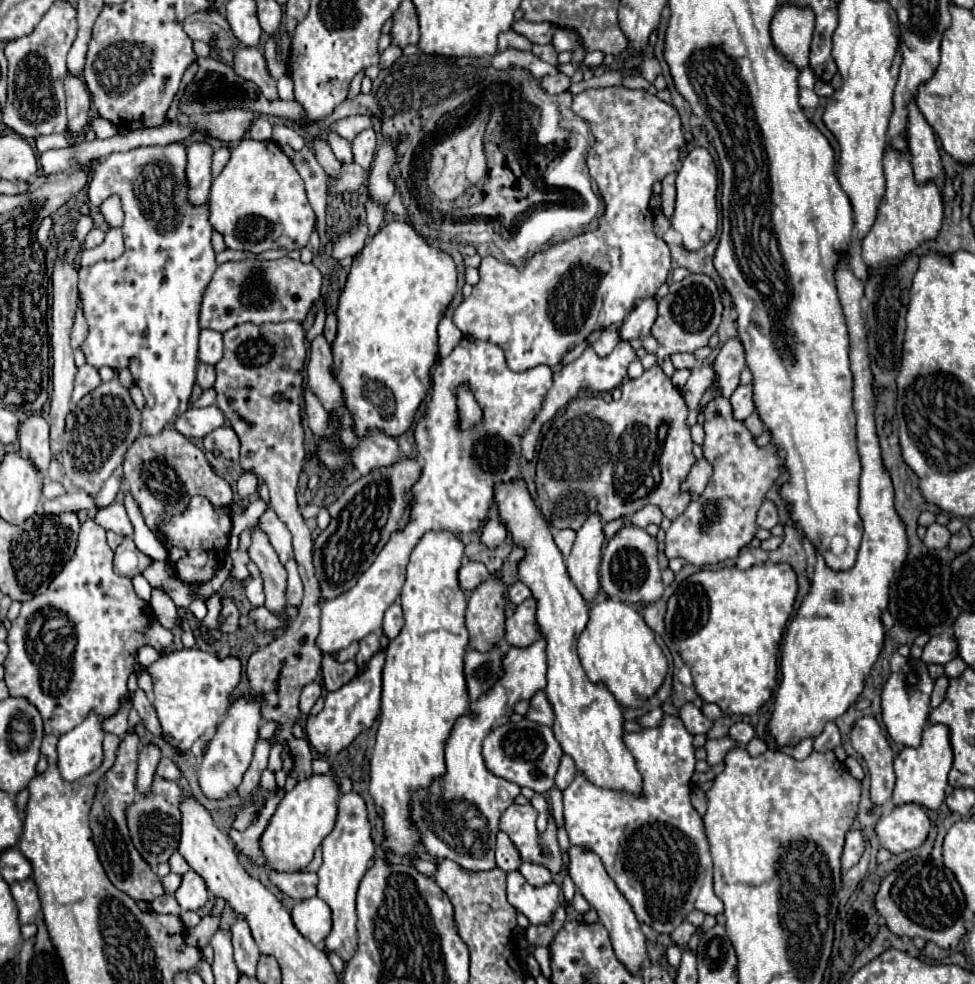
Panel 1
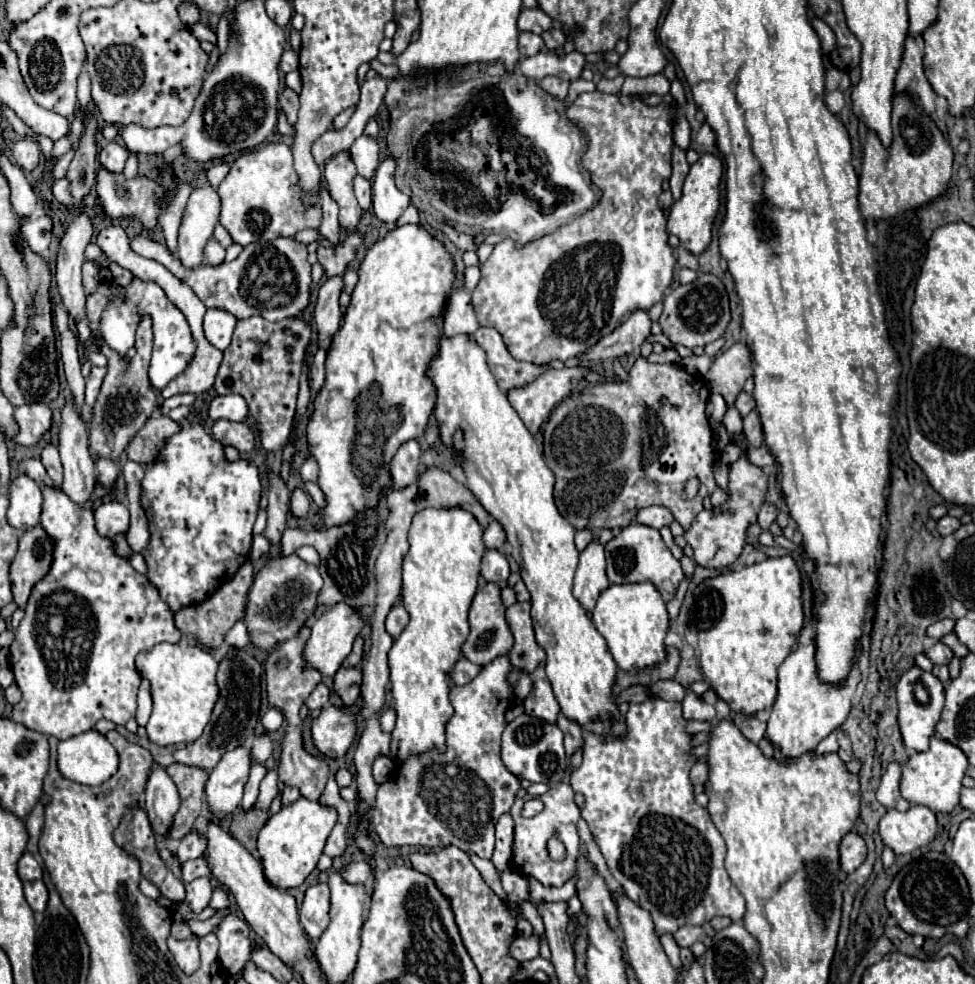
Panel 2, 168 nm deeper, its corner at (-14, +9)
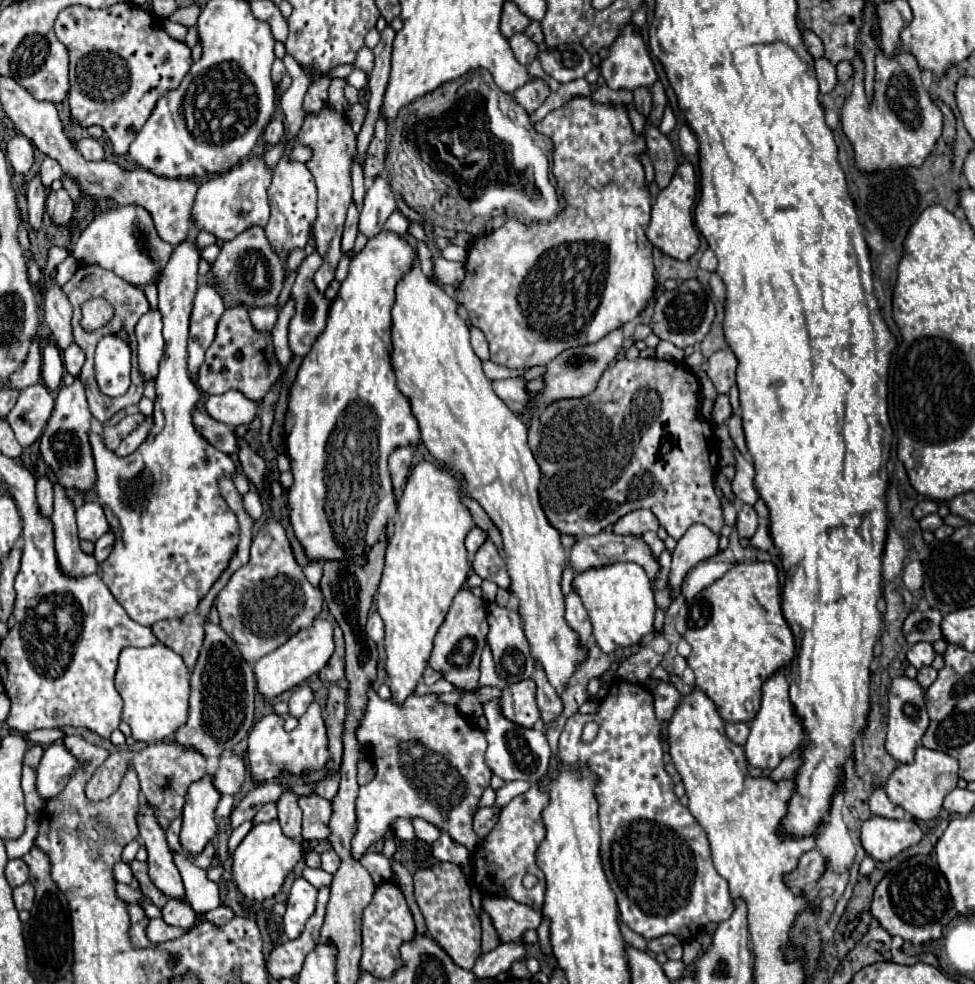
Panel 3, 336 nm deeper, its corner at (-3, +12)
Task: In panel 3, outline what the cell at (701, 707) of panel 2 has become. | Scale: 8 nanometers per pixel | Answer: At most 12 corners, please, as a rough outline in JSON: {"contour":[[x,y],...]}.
{"contour":[[662,680],[655,681],[654,712],[668,722],[680,692]]}

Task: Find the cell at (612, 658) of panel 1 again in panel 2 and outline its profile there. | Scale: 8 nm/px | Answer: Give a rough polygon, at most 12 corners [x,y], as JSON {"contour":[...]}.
{"contour":[[651,583],[611,585],[593,613],[619,669],[667,659],[669,617]]}

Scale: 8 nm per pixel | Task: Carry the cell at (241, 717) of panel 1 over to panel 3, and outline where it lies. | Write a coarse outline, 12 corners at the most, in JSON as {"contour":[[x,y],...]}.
{"contour":[[204,776],[188,790],[180,846],[200,854],[216,834],[220,794]]}

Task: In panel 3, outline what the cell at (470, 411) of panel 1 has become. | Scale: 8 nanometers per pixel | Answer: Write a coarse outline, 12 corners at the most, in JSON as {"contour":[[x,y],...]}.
{"contour":[[412,262],[392,366],[428,452],[500,528],[524,634],[558,694],[586,648],[522,420]]}

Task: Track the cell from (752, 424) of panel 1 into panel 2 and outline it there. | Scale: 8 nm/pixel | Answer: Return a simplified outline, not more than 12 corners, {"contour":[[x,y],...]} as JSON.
{"contour":[[757,411],[743,417],[743,433],[751,447],[763,445]]}

